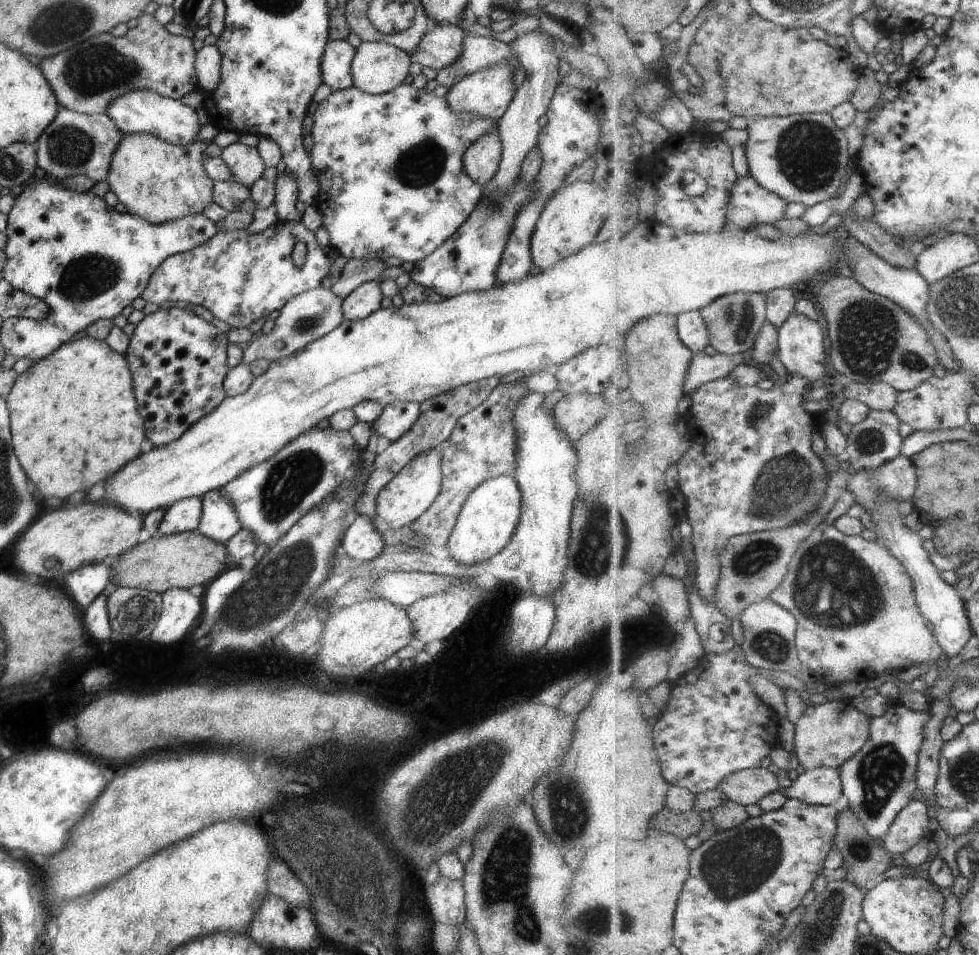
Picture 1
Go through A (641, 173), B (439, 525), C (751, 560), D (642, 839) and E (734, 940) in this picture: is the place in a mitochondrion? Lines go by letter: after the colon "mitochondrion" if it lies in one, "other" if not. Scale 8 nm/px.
A: other
B: mitochondrion
C: mitochondrion
D: other
E: other

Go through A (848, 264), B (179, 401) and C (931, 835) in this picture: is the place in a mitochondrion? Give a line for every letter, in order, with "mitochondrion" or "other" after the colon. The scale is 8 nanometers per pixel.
A: other
B: other
C: other

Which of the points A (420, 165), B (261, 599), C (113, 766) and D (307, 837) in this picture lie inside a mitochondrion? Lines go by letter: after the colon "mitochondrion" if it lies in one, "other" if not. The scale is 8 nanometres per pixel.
A: mitochondrion
B: mitochondrion
C: other
D: mitochondrion

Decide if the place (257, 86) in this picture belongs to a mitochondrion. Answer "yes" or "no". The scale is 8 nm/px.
no

